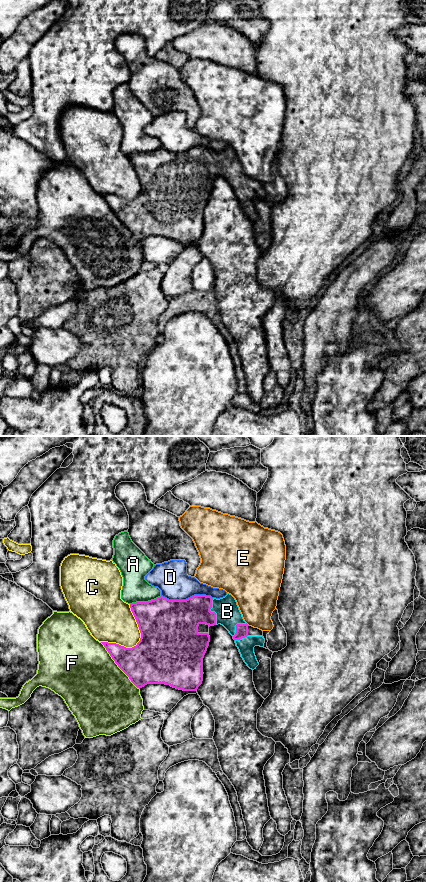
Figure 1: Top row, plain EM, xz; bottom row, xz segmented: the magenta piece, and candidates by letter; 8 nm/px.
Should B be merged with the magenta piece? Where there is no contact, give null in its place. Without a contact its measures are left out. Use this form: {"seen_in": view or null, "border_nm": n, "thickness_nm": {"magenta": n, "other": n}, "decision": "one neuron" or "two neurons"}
{"seen_in": "xz", "border_nm": 220, "thickness_nm": {"magenta": 280, "other": 190}, "decision": "one neuron"}

